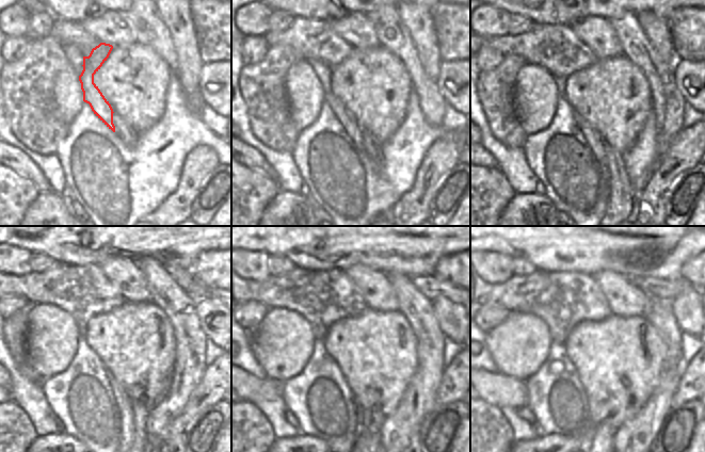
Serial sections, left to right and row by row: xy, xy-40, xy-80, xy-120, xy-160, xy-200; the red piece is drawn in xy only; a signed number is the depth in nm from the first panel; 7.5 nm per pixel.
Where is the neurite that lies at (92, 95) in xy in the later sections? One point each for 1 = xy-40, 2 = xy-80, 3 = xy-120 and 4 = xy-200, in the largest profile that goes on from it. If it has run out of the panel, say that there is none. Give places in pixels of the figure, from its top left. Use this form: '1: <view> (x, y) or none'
1: xy-40 (346, 118)
2: xy-80 (596, 143)
3: xy-120 (124, 403)
4: xy-200 (603, 441)

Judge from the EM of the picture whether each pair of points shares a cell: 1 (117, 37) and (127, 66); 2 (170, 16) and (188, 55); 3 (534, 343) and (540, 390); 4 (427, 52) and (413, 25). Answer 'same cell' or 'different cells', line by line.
1: different cells
2: same cell
3: different cells
4: same cell

